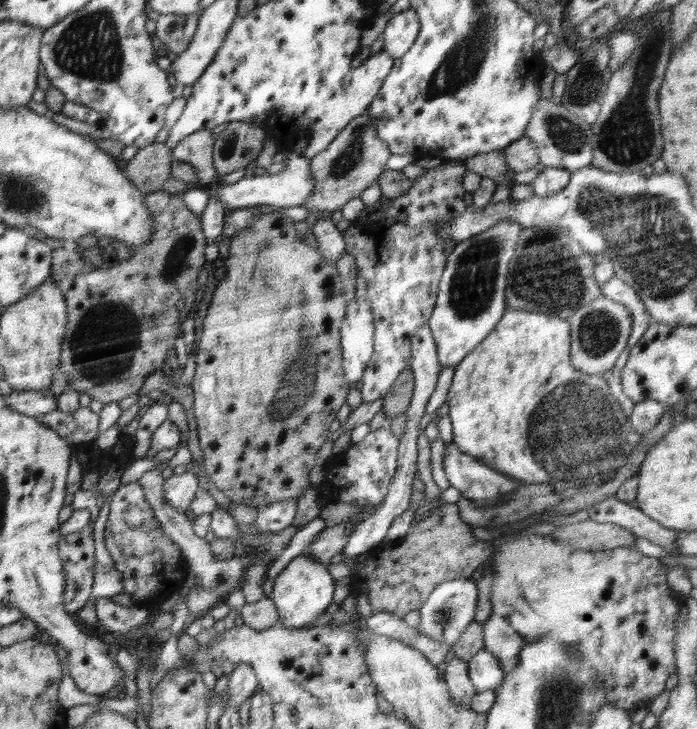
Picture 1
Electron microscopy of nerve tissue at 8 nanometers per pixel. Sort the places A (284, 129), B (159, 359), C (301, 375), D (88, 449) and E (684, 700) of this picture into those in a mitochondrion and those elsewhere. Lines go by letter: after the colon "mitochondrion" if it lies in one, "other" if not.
A: other
B: other
C: mitochondrion
D: other
E: other

